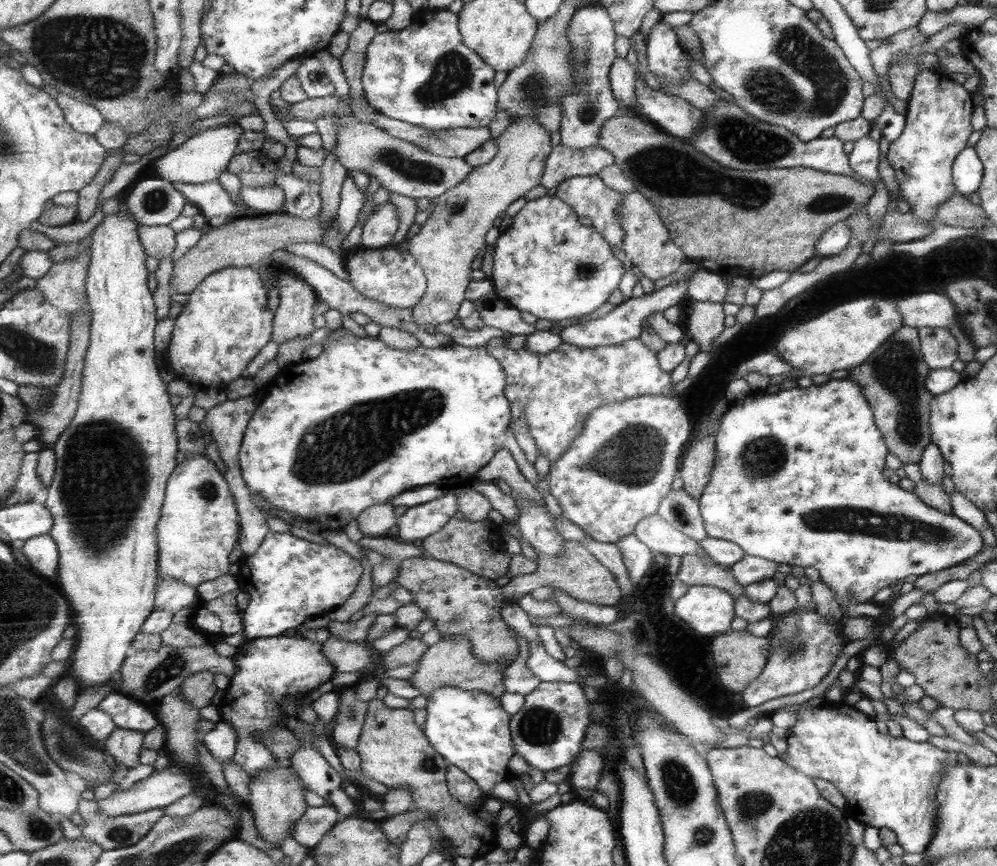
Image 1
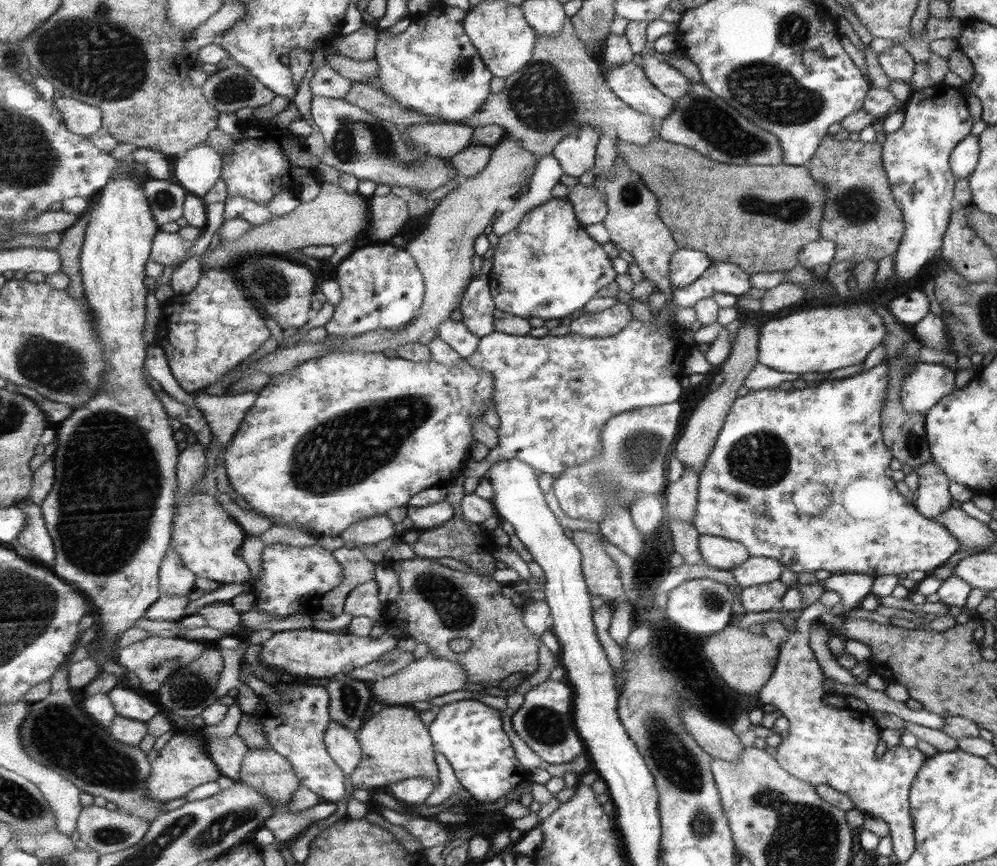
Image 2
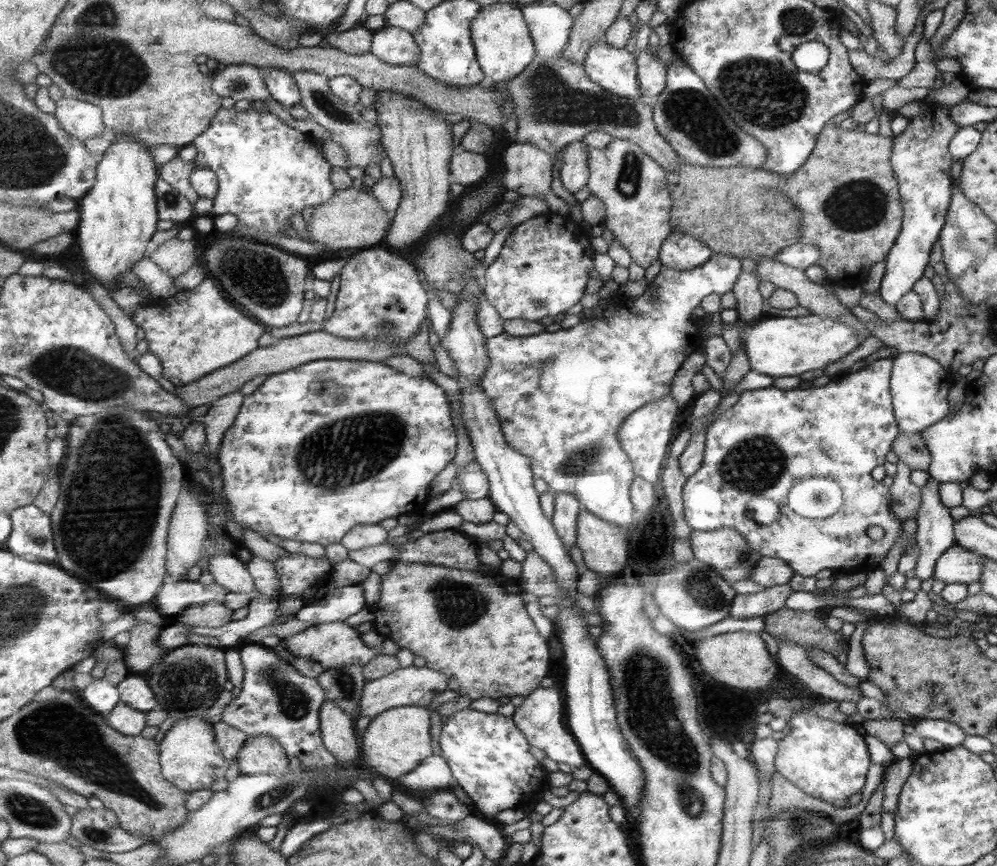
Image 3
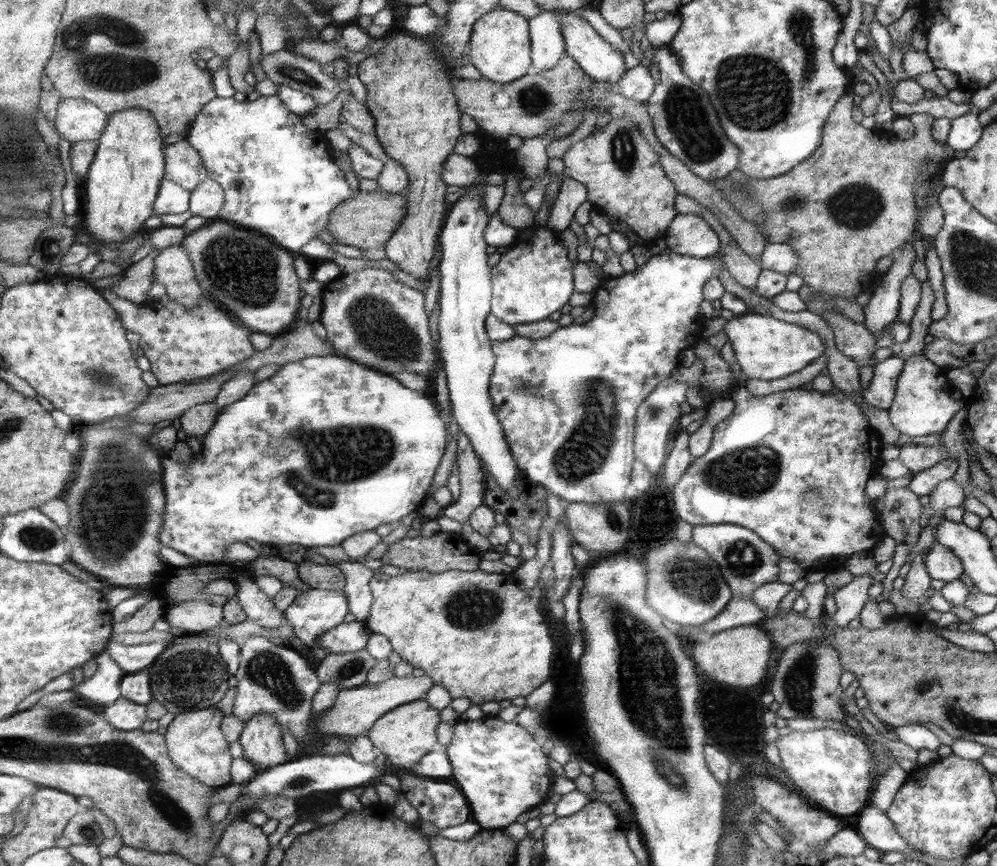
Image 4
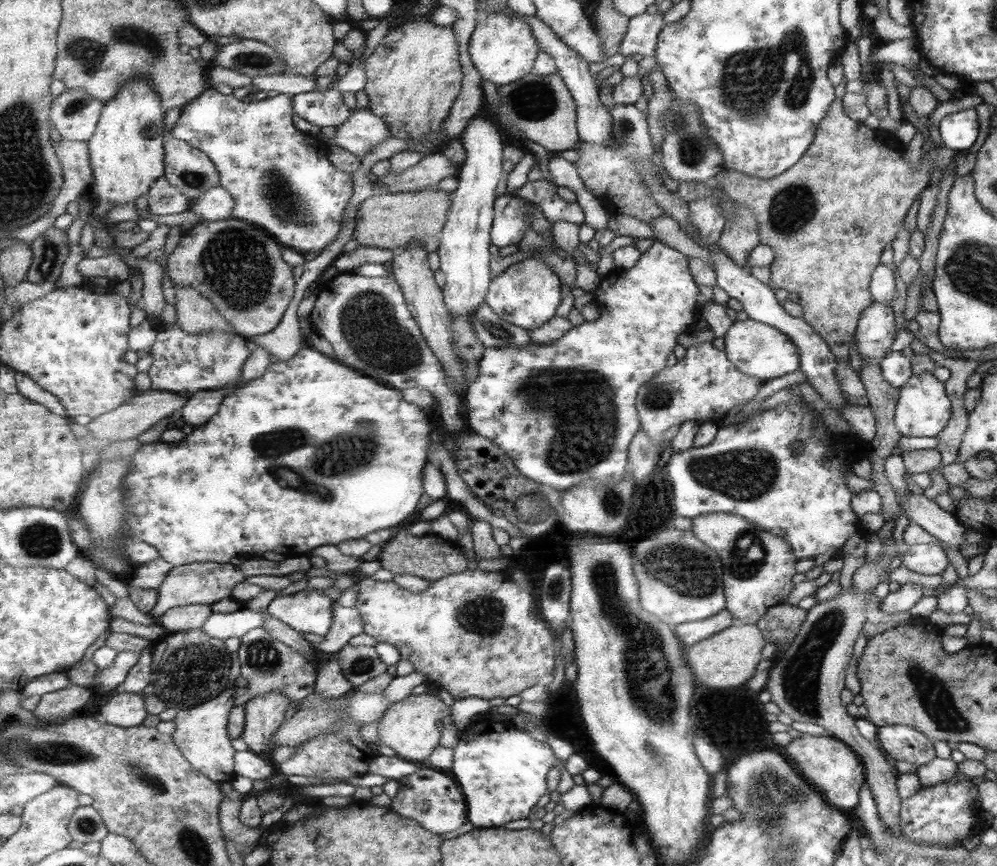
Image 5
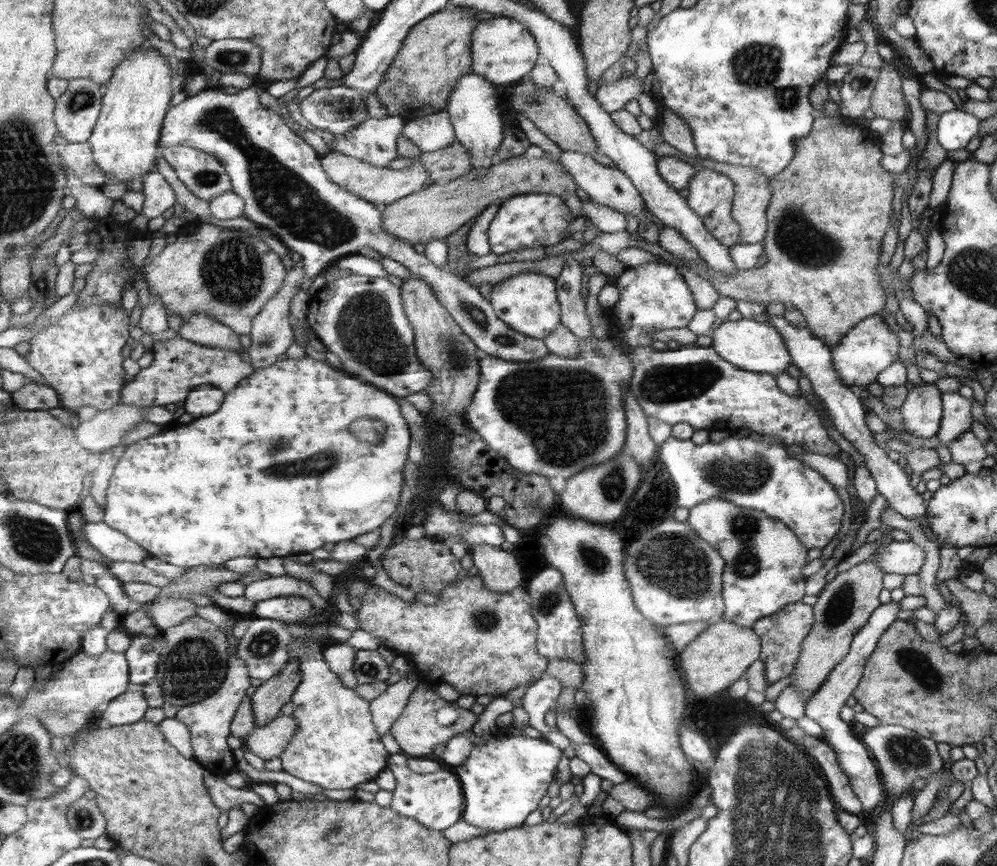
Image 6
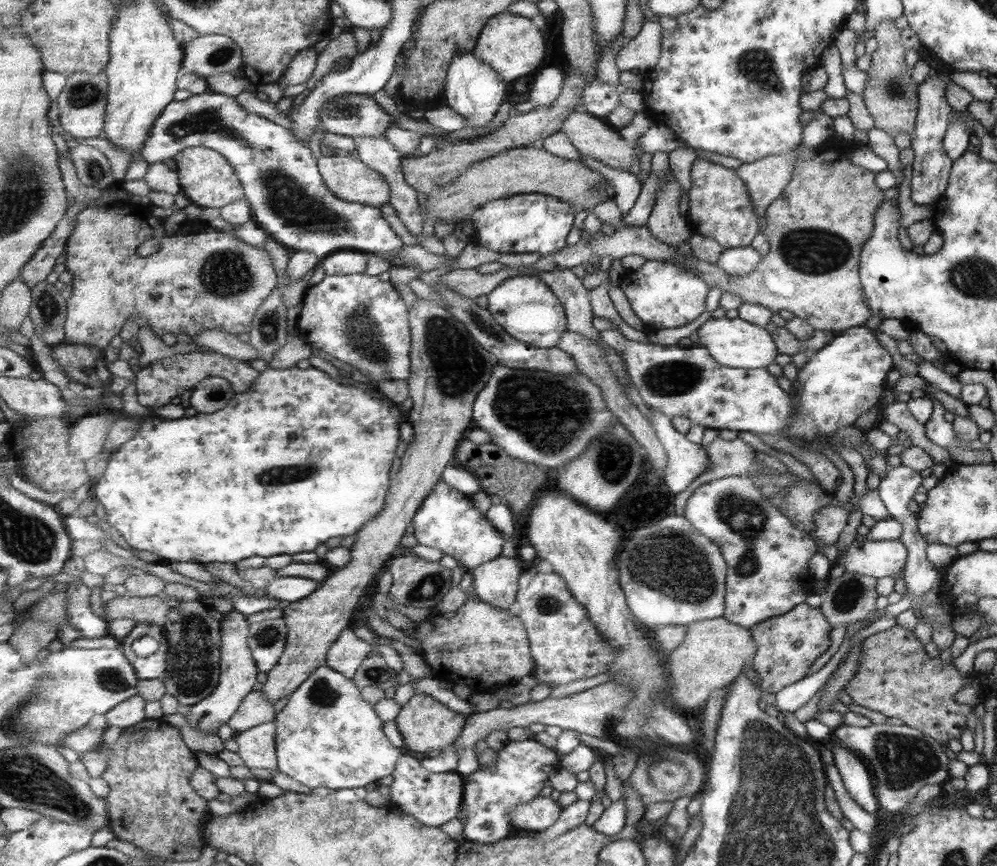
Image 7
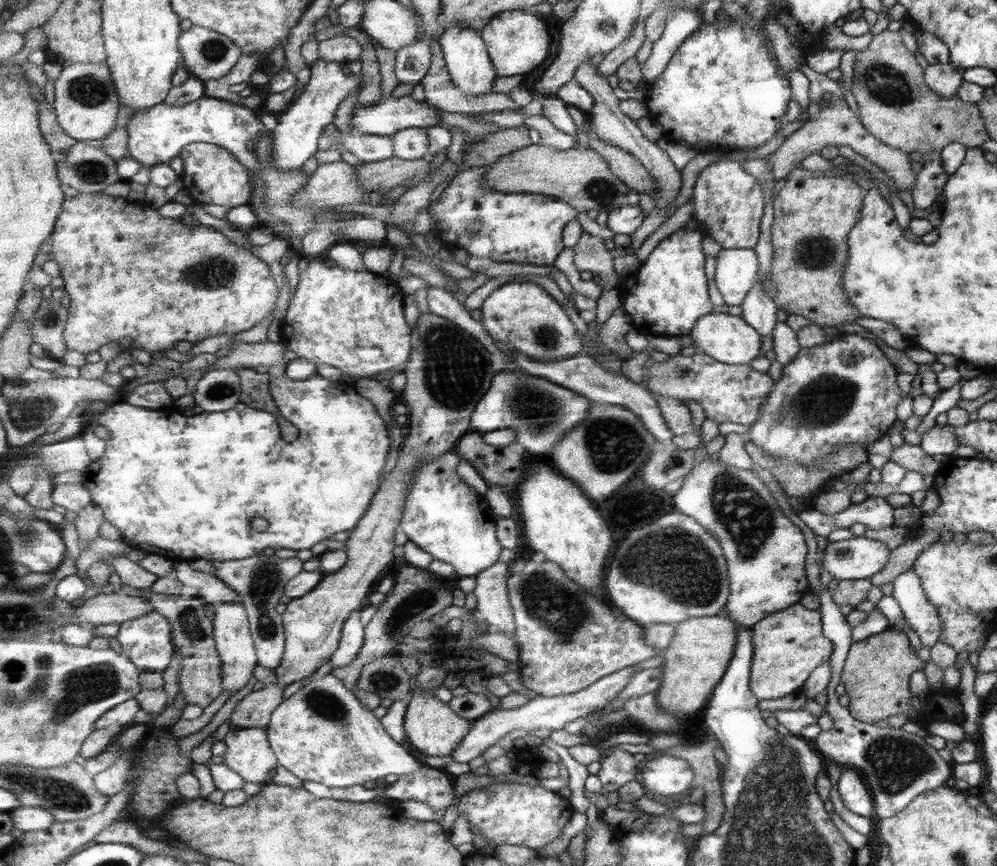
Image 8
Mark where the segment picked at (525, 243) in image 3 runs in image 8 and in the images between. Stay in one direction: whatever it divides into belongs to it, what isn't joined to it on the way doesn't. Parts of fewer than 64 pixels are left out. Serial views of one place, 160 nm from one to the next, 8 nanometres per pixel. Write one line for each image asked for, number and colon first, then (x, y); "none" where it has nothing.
4: (534, 279)
5: (527, 294)
6: (529, 303)
7: (524, 306)
8: (523, 316)

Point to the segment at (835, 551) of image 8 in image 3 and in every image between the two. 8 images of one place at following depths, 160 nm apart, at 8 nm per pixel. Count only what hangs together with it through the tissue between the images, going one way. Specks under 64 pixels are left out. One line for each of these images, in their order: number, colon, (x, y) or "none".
3: (956, 565)
4: (940, 564)
5: (928, 559)
6: (904, 558)
7: (880, 559)

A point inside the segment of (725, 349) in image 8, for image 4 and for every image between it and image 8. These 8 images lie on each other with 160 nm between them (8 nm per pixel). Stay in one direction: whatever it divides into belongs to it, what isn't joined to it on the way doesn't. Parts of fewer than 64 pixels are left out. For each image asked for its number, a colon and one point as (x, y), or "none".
4: (765, 348)
5: (757, 349)
6: (752, 346)
7: (736, 343)

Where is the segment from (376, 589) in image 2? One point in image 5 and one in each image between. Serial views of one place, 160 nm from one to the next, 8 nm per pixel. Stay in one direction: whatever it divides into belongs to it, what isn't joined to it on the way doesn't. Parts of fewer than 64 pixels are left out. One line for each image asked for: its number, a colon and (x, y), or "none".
3: (336, 605)
4: (313, 613)
5: (308, 611)

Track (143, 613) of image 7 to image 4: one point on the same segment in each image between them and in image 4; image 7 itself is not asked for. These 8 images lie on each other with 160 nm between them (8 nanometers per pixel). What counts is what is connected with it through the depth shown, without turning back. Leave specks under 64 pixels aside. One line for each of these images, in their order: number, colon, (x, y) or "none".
4: (194, 616)
5: (179, 619)
6: (168, 612)

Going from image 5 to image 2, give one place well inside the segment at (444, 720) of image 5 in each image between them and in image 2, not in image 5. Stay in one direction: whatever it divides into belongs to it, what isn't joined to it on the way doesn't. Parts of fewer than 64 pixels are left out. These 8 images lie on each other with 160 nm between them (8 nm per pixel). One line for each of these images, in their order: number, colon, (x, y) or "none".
2: (396, 745)
3: (397, 740)
4: (405, 735)

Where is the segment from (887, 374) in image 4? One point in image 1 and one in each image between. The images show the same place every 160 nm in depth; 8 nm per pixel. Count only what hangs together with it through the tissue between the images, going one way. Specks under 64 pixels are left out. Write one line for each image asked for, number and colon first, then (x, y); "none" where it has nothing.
1: (796, 479)
2: (772, 441)
3: (770, 439)

